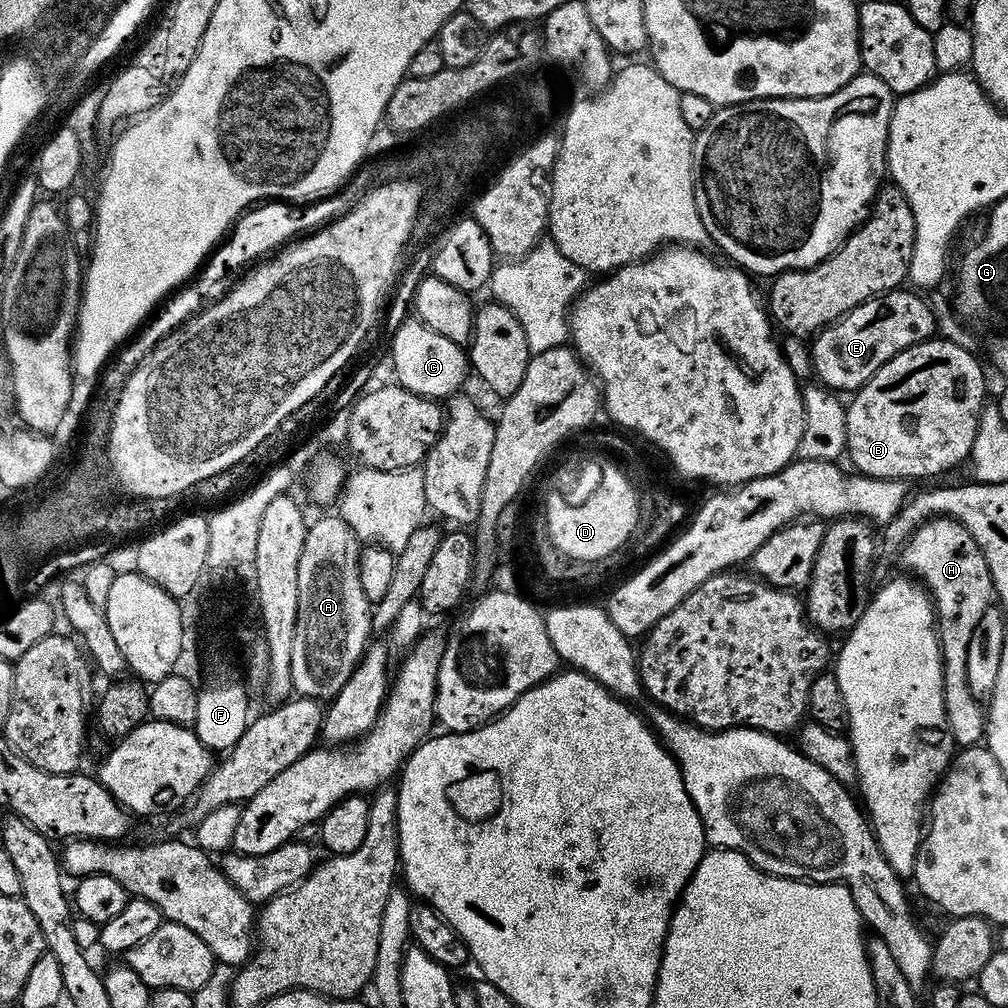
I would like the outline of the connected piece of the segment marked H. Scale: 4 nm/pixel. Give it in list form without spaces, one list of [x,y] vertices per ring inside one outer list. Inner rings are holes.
[[[936,514],[925,520],[919,528],[914,529],[912,536],[900,549],[898,560],[913,572],[909,573],[926,589],[936,613],[940,655],[944,657],[944,713],[948,719],[952,743],[960,748],[977,747],[986,736],[986,710],[977,702],[974,694],[970,694],[970,686],[966,679],[966,653],[974,625],[982,619],[982,614],[986,614],[986,610],[994,600],[992,575],[986,566],[986,558],[978,542],[974,542],[970,530],[966,530],[966,526],[962,526],[950,516]]]

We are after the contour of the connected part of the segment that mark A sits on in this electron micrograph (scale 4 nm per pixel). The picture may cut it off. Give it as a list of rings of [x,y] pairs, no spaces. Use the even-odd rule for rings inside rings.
[[[339,515],[324,516],[308,525],[306,546],[298,561],[298,622],[290,653],[290,678],[296,696],[327,702],[342,690],[370,643],[373,605],[362,590],[361,541]]]

